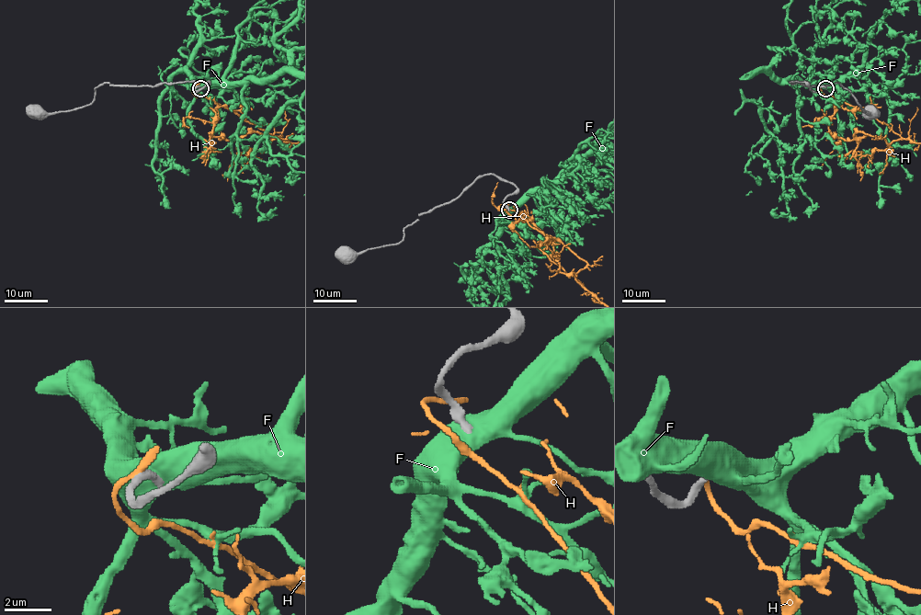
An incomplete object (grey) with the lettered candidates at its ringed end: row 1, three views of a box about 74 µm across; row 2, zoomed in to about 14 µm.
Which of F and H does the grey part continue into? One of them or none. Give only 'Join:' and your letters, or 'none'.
Join: none

